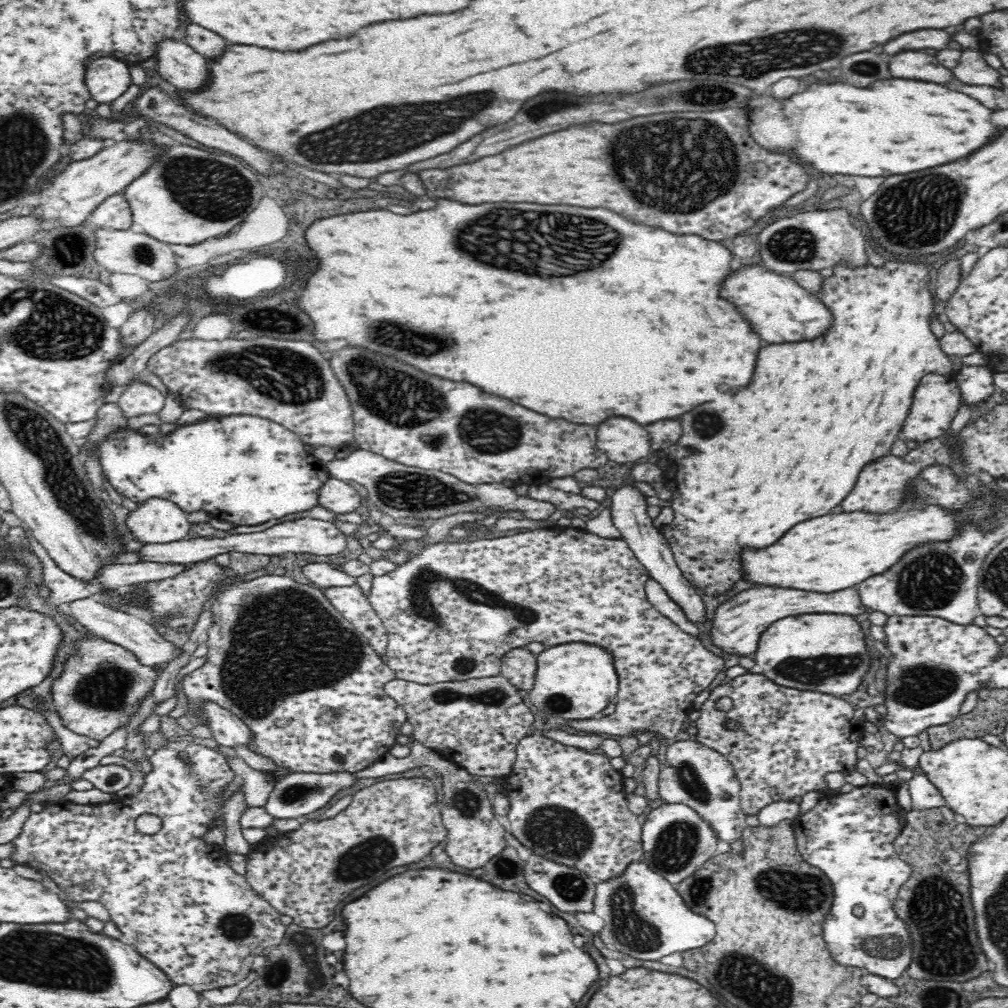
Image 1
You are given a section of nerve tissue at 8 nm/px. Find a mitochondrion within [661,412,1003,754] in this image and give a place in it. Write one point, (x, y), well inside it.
(932, 580)

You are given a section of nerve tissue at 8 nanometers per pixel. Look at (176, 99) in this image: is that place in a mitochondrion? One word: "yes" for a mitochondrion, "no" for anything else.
no

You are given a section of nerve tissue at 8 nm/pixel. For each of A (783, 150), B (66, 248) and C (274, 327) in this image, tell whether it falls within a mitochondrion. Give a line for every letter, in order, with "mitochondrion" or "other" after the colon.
A: other
B: mitochondrion
C: mitochondrion

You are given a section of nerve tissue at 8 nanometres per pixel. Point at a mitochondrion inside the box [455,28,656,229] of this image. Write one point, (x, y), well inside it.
(546, 107)

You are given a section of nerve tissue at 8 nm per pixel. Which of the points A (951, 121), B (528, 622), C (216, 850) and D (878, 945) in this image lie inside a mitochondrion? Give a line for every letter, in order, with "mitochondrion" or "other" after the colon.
A: other
B: mitochondrion
C: other
D: mitochondrion

